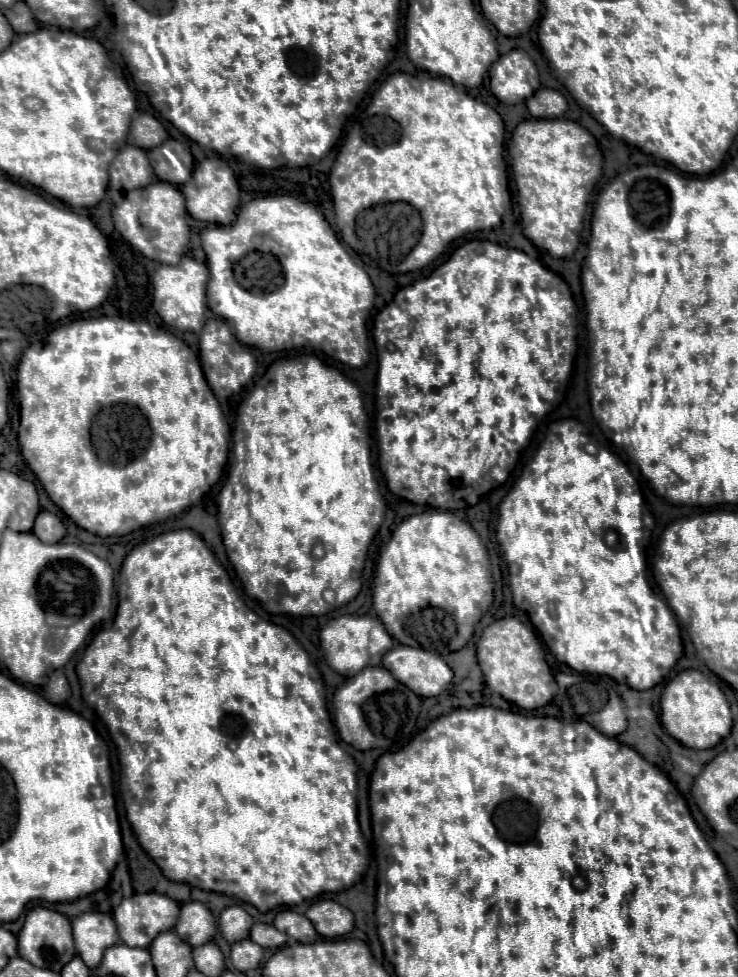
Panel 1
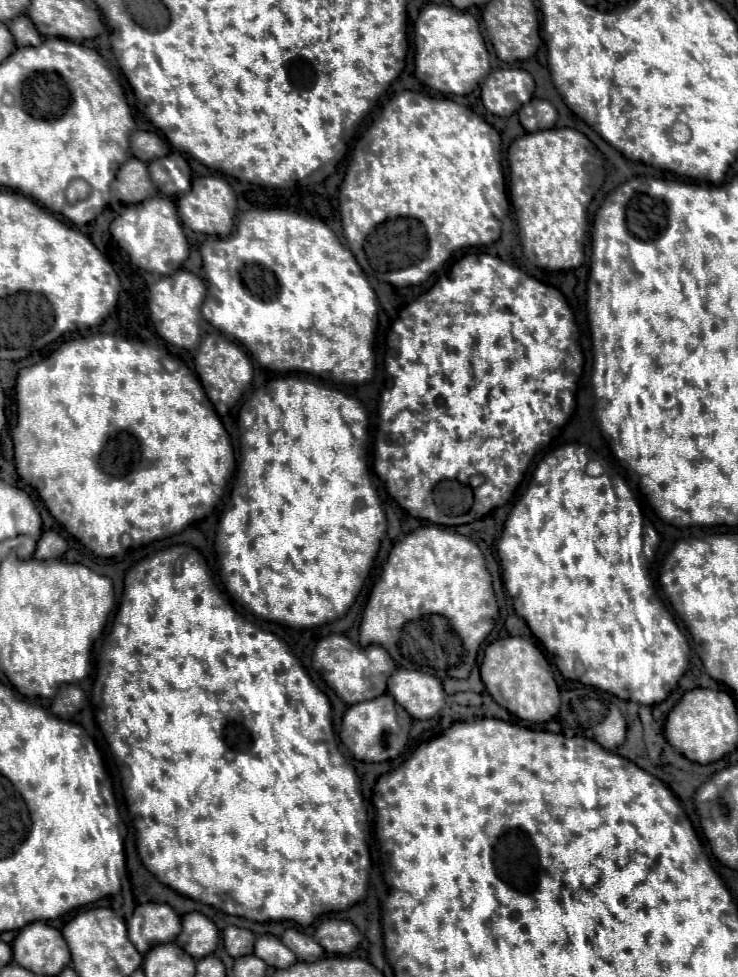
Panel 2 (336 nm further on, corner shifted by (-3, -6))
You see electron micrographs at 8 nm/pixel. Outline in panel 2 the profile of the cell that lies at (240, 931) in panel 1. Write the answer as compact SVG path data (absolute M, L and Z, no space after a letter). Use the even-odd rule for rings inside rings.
M227 926L223 932L223 942L225 942L225 950L229 952L229 956L239 958L239 956L253 954L255 936L253 936L253 932L249 932L245 928Z

